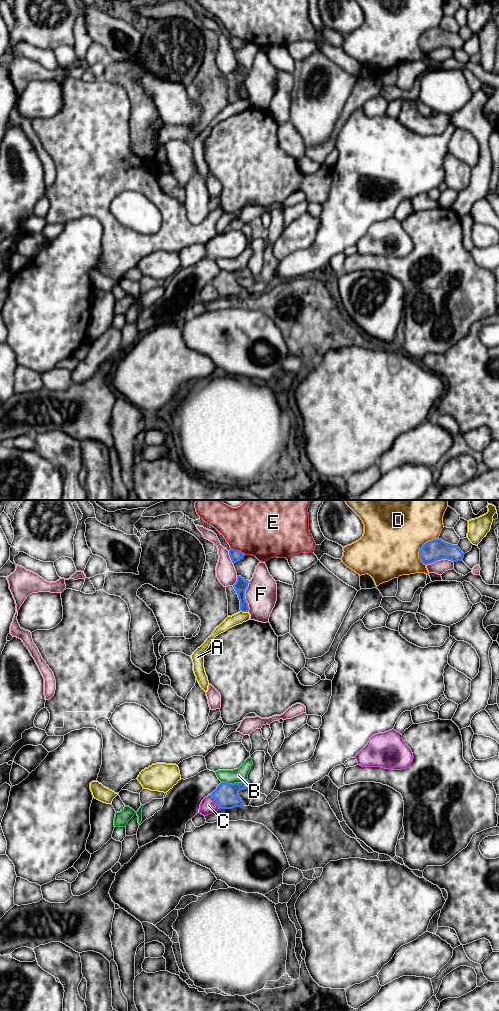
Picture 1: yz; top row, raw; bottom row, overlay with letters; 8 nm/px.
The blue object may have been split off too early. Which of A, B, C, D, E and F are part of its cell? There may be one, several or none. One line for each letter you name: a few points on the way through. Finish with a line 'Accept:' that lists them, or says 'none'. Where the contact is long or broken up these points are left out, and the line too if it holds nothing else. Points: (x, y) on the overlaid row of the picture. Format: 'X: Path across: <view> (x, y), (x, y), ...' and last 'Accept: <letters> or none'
Accept: none

